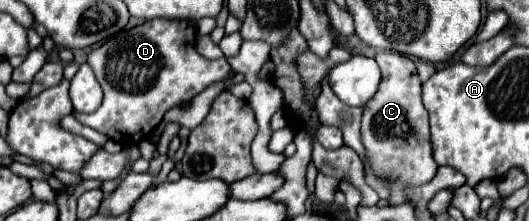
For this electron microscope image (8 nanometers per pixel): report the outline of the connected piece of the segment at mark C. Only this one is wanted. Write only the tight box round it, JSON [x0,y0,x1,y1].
[362,52,438,204]

